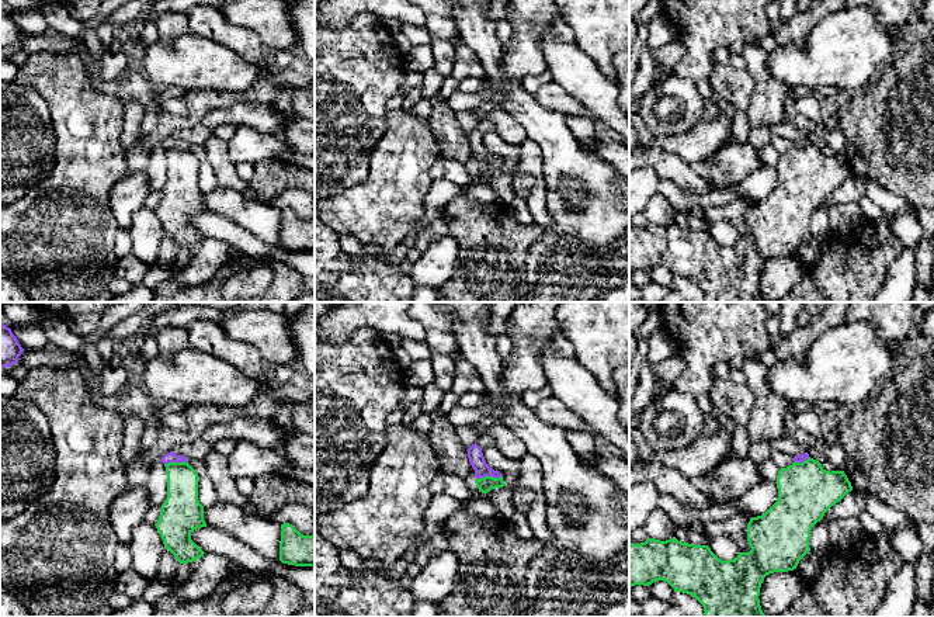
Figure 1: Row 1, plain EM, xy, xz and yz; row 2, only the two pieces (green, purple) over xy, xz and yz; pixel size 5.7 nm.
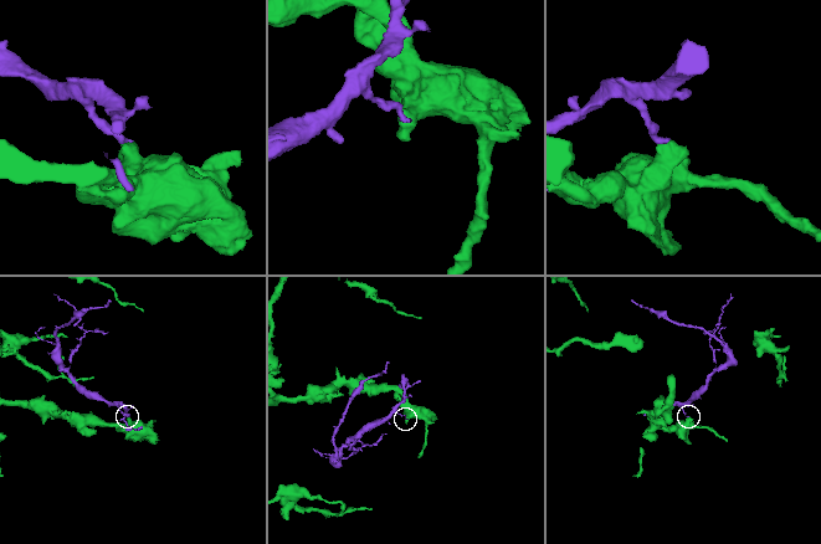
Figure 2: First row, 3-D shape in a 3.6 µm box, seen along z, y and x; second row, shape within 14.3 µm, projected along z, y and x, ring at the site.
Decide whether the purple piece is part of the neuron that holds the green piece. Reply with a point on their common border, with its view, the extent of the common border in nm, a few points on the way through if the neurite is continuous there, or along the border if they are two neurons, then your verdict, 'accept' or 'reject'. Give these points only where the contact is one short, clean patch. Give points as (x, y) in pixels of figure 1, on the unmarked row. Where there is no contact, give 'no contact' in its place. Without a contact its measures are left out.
meets green in xz at (489, 162); contact 150 nm long; border along xz (502, 160), (479, 162), (476, 165); reject

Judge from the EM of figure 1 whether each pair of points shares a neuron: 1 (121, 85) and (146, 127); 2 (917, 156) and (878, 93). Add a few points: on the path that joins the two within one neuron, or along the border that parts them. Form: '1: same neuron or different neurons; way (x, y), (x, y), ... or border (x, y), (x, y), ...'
1: same neuron; way (134, 89), (149, 104), (149, 114)
2: same neuron; way (912, 141), (903, 132), (903, 121), (891, 108)

